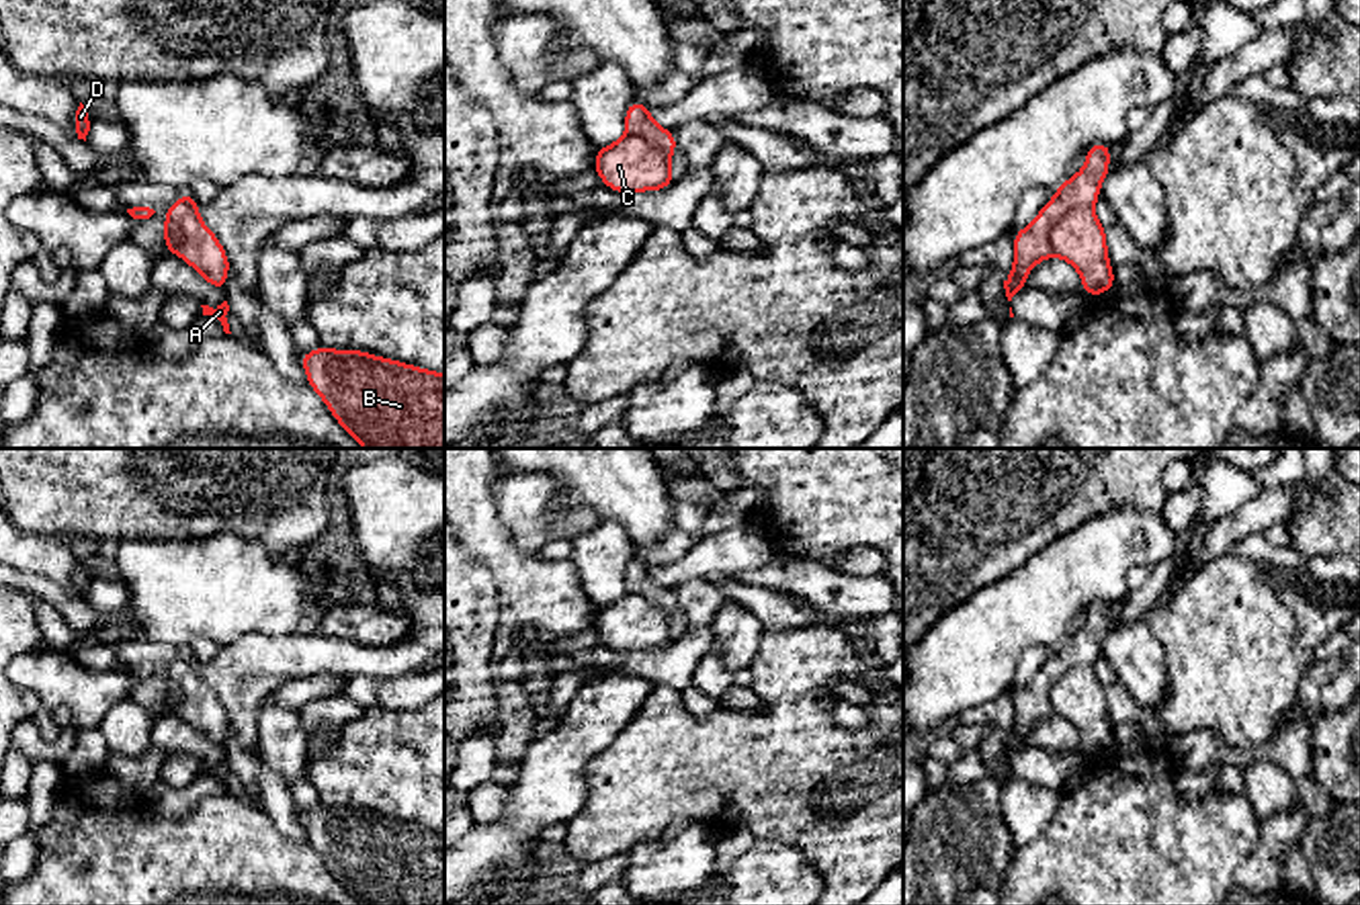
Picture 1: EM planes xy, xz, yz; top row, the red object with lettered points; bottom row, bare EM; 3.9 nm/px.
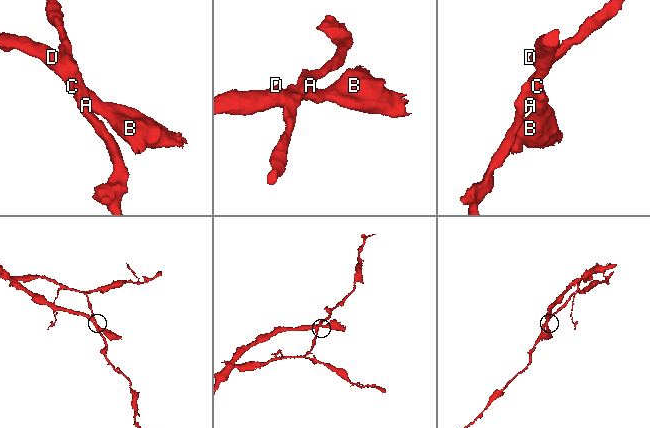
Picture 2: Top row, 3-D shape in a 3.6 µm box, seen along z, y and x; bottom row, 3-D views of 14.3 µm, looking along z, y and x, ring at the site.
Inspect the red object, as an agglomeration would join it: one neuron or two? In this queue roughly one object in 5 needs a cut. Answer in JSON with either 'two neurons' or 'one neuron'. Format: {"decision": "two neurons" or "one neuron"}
{"decision": "two neurons"}

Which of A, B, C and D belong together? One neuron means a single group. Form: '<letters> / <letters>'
A / B C D

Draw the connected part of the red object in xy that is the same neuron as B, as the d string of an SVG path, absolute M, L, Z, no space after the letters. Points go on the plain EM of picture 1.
M324 803L299 817L305 842L360 905L444 905L444 831Z

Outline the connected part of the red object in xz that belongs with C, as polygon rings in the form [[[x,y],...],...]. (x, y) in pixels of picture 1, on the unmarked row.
[[[633,594],[600,606],[592,627],[621,653],[664,649],[678,639],[670,631],[670,614]]]

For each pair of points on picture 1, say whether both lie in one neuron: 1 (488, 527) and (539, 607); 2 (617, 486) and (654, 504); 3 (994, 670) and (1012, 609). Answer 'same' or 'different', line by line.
1: same
2: same
3: same

